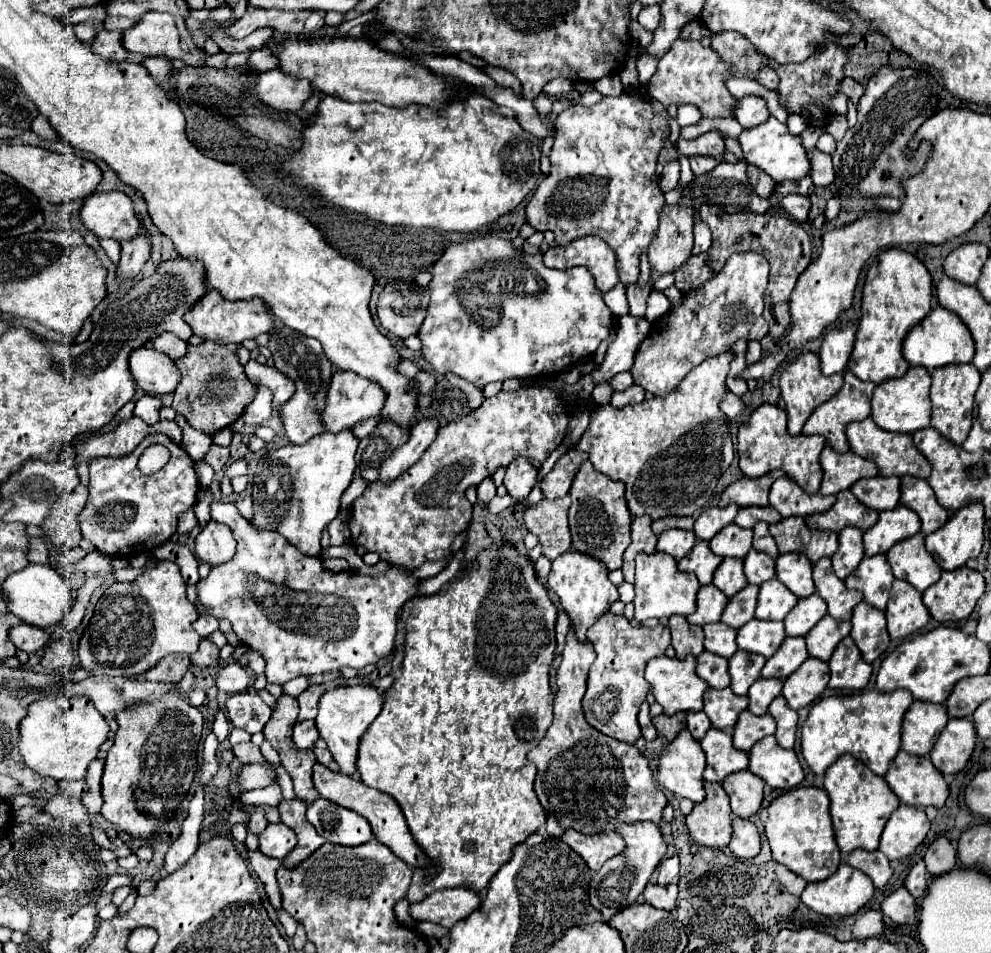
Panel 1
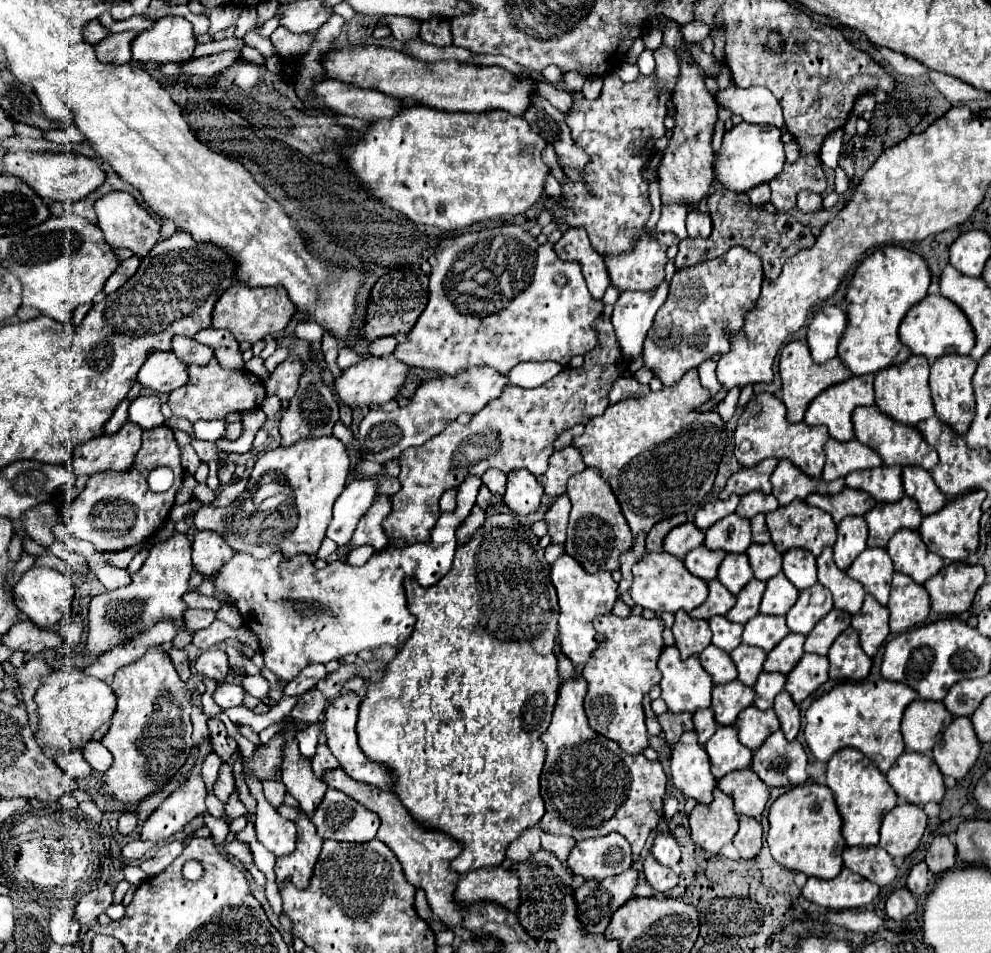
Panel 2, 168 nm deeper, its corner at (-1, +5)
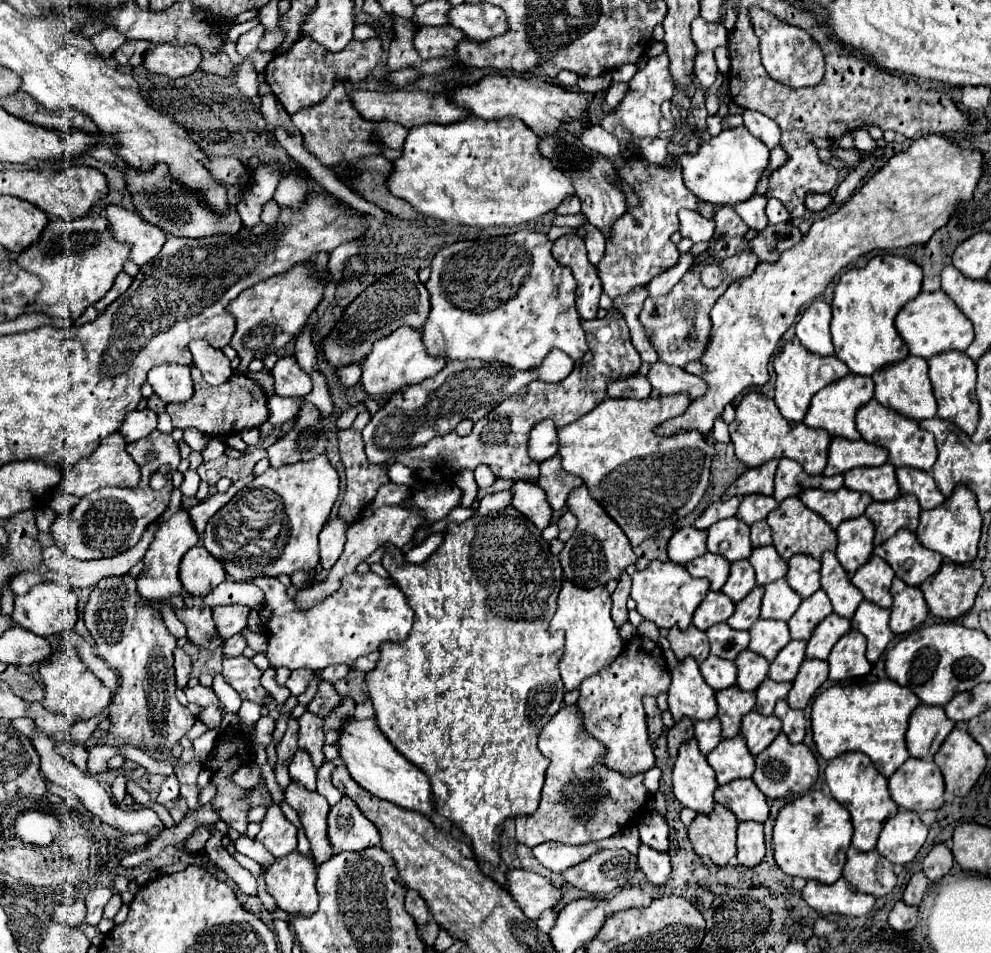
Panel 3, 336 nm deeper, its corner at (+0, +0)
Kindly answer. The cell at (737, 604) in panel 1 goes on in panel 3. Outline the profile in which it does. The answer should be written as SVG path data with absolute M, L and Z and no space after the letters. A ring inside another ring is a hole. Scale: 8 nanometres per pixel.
M754 587L740 603L736 603L734 615L726 621L732 629L750 629L760 617L760 601L764 595L764 587Z

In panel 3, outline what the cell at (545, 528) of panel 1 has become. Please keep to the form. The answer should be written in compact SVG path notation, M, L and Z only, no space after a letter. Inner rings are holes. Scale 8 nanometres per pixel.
M566 511L560 519L558 519L558 539L562 541L562 543L566 543L568 539L570 539L570 535L574 533L574 529L576 529L576 517L570 513L570 511Z

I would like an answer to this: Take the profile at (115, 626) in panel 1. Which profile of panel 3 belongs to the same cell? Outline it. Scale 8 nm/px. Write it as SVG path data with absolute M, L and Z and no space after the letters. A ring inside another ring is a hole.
M186 511L174 513L166 523L160 525L154 541L150 543L146 555L144 555L144 569L136 577L138 593L148 601L168 601L174 595L182 593L182 581L180 581L180 563L188 549L192 549L198 543L198 535L188 519Z

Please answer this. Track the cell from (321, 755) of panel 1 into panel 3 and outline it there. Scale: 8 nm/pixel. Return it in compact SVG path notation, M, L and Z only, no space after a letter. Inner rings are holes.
M324 761L324 765L318 769L318 789L316 791L320 795L324 795L330 805L336 805L340 801L340 797L342 797L342 793L330 781L330 775L332 775L334 769L336 769L334 761Z

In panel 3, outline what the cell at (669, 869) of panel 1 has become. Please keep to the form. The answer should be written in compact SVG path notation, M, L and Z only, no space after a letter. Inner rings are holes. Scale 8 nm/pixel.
M648 811L644 815L644 819L638 823L638 831L640 831L640 841L656 851L668 853L670 849L670 841L668 841L668 823L666 819L658 813L658 811Z

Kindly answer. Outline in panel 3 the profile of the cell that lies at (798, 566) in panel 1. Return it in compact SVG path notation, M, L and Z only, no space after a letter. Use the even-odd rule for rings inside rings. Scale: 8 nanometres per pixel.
M794 555L788 561L786 581L802 599L810 597L820 589L820 561L808 555Z

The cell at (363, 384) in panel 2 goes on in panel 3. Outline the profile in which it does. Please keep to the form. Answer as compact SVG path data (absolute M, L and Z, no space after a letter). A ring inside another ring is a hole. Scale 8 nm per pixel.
M400 327L400 331L374 343L372 353L362 361L360 381L370 397L390 397L404 387L422 383L424 379L436 375L442 367L444 359L432 359L432 355L424 351L424 345L420 345L420 331L408 331L406 327Z

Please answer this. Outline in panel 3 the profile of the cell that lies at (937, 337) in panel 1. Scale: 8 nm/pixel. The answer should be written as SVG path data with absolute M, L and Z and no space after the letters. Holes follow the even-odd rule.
M920 293L916 299L908 301L900 315L896 317L896 329L904 343L910 349L910 355L918 355L930 359L944 351L966 351L966 347L974 341L974 327L970 319L956 307L956 303L944 293Z

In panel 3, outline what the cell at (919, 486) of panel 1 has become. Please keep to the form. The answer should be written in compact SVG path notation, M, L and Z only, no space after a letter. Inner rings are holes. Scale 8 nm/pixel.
M898 467L896 479L898 479L900 491L916 495L922 509L934 509L940 503L944 503L944 495L938 491L930 473L914 467Z

